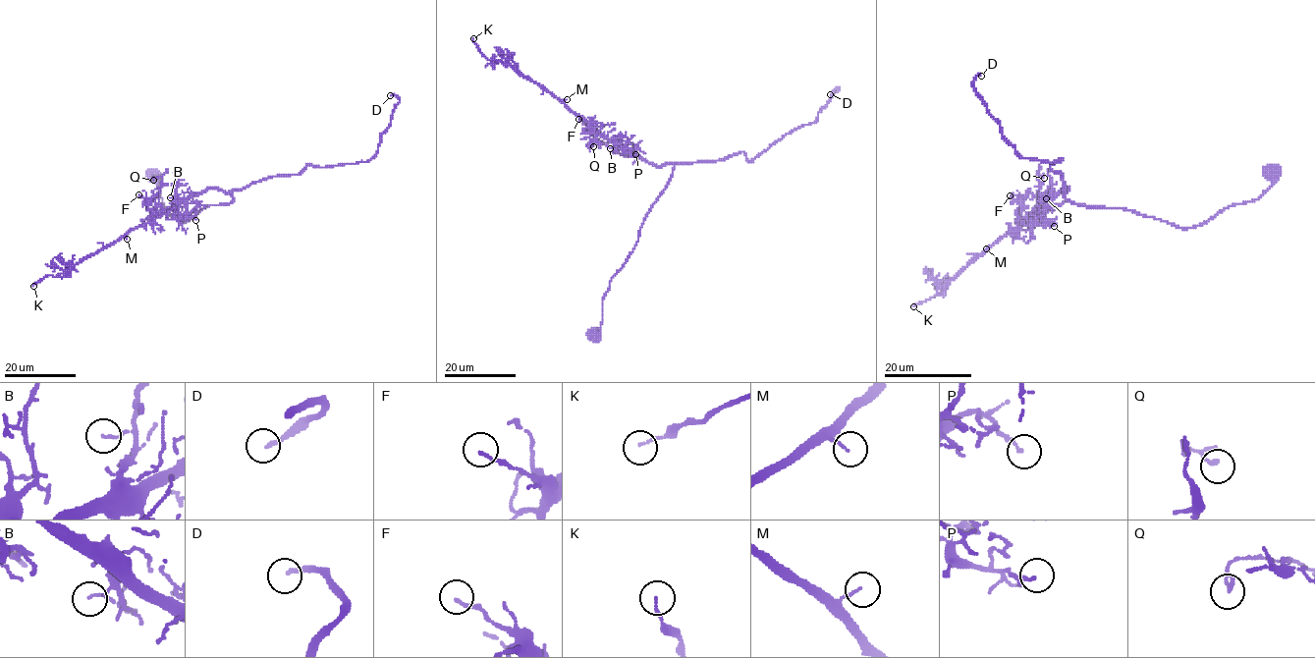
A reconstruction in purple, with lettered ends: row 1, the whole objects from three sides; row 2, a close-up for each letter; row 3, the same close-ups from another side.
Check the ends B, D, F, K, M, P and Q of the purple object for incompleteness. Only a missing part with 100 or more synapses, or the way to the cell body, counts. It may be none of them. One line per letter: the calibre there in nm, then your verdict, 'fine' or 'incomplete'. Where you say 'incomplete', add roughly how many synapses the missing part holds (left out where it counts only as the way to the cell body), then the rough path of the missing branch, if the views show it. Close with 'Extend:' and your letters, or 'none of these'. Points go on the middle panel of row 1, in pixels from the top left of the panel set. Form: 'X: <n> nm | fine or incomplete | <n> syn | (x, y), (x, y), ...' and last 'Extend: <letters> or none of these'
B: 90 nm | fine
D: 160 nm | incomplete | 140 syn | (830, 94), (840, 99), (842, 103), (852, 102)
F: 120 nm | fine
K: 100 nm | fine
M: 90 nm | fine
P: 130 nm | fine
Q: 120 nm | fine
Extend: D

